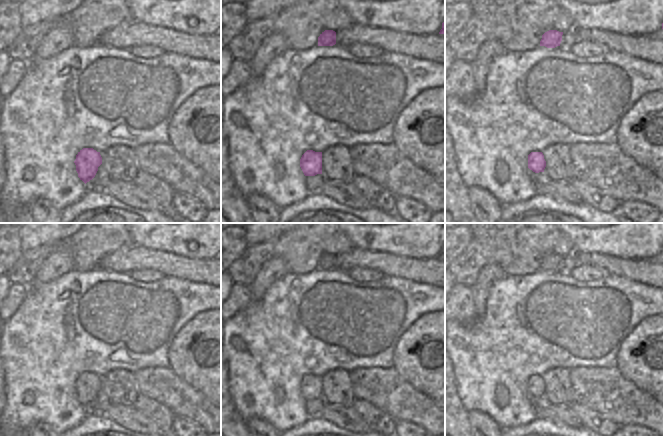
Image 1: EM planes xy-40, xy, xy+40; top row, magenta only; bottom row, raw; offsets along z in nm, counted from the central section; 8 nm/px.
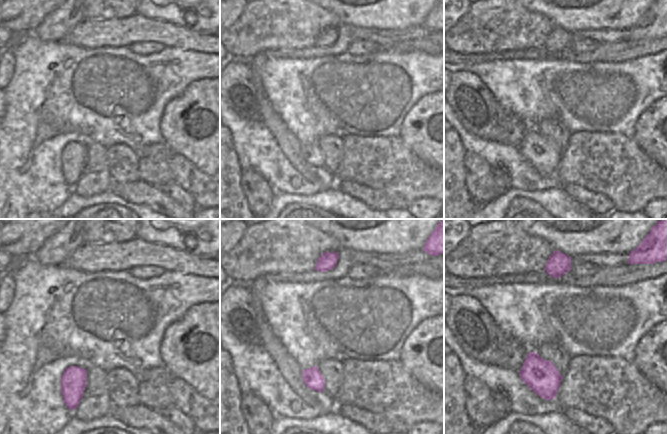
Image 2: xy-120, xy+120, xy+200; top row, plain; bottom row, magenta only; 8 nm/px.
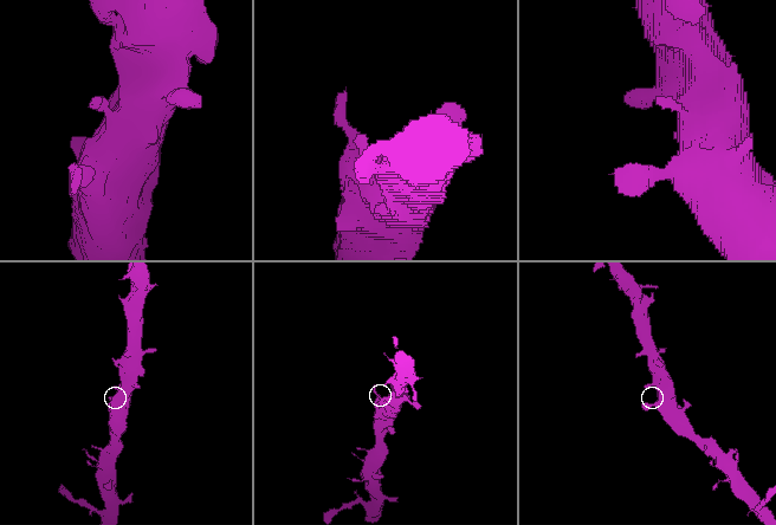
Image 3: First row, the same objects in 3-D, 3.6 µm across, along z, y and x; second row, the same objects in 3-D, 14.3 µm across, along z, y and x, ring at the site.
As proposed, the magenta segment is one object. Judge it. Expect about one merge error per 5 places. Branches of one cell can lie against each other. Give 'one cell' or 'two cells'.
one cell

